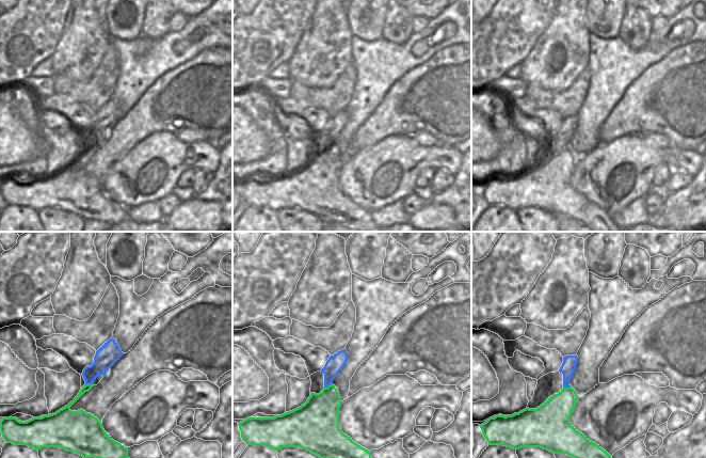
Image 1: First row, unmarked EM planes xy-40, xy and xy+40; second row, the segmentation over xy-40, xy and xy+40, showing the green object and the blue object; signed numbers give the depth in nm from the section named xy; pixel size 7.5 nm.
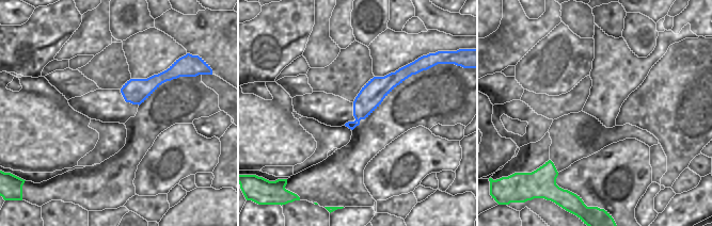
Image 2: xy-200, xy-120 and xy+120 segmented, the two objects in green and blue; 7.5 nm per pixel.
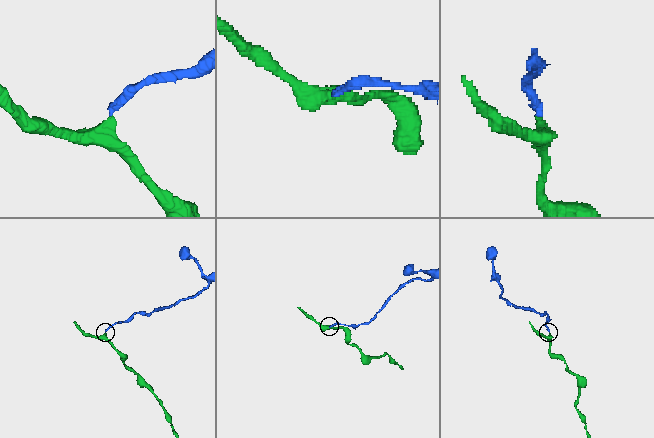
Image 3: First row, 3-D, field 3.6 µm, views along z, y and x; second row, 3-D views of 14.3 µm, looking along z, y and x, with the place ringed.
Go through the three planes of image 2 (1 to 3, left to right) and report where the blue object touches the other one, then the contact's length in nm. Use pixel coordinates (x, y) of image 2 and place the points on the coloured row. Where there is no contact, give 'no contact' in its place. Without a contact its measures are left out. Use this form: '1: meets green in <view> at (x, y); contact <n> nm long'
1: no contact
2: no contact
3: no contact

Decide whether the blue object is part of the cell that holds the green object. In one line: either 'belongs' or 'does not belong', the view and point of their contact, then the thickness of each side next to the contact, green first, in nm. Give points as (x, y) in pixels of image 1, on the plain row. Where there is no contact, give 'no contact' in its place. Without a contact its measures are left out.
does not belong | xy-40 (89, 145) | 110/160 nm

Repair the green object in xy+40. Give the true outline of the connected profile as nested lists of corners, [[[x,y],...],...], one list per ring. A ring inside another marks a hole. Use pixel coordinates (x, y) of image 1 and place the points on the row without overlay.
[[[572,147],[563,148],[536,170],[526,169],[512,176],[490,178],[480,186],[480,189],[488,206],[504,206],[513,210],[541,208],[553,215],[566,215],[592,232],[624,232],[614,224],[605,210],[590,202],[569,184],[577,160],[578,156]]]

